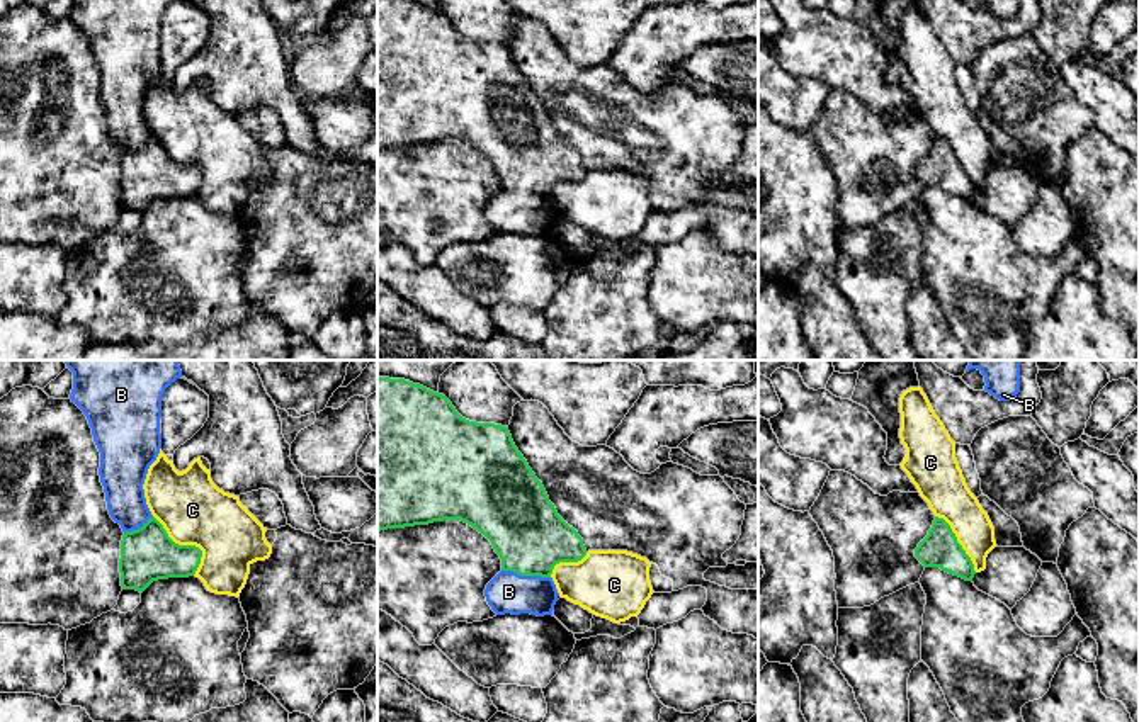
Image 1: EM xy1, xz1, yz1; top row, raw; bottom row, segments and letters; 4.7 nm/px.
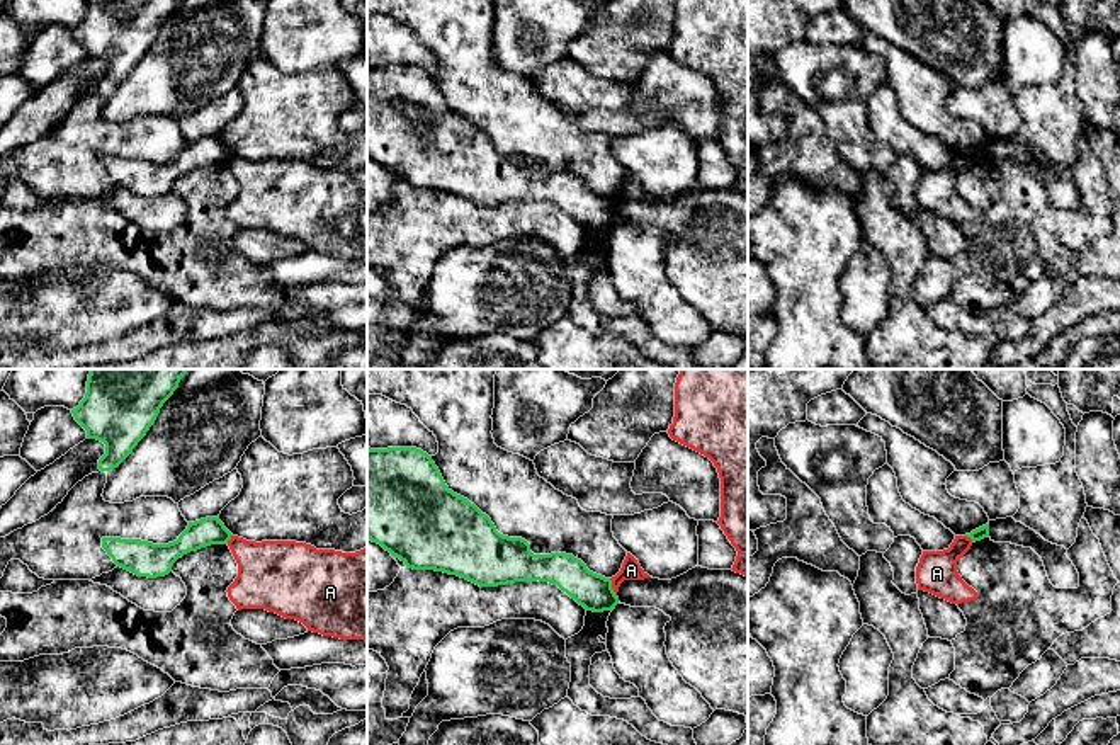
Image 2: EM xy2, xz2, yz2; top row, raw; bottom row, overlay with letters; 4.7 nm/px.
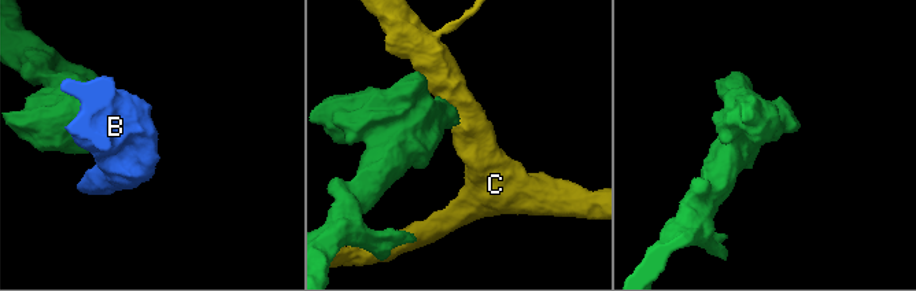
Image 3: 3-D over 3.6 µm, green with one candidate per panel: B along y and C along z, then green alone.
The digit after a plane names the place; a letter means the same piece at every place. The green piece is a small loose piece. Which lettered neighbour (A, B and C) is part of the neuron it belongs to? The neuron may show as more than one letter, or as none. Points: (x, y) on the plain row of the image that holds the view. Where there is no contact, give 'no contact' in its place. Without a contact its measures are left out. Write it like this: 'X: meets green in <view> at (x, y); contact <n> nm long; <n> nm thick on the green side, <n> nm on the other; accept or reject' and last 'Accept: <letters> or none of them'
A: meets green in xz2 at (610, 206); contact 90 nm long; 170 nm thick on the green side, 100 nm on the other; reject
B: meets green in xz1 at (526, 194); contact 240 nm long; 340 nm thick on the green side, 190 nm on the other; accept
C: meets green in xy1 at (187, 165); contact 340 nm long; 260 nm thick on the green side, 320 nm on the other; reject
Accept: B

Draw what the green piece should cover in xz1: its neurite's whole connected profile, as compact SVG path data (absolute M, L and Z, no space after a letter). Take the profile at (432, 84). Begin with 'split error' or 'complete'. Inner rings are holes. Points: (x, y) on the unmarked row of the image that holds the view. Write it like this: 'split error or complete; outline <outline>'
split error; outline M377 0L377 151L461 139L483 153L502 178L502 190L486 204L484 216L496 234L552 234L558 209L551 197L559 182L586 175L583 158L556 131L542 102L515 66L507 46L462 37L452 22L410 0Z

